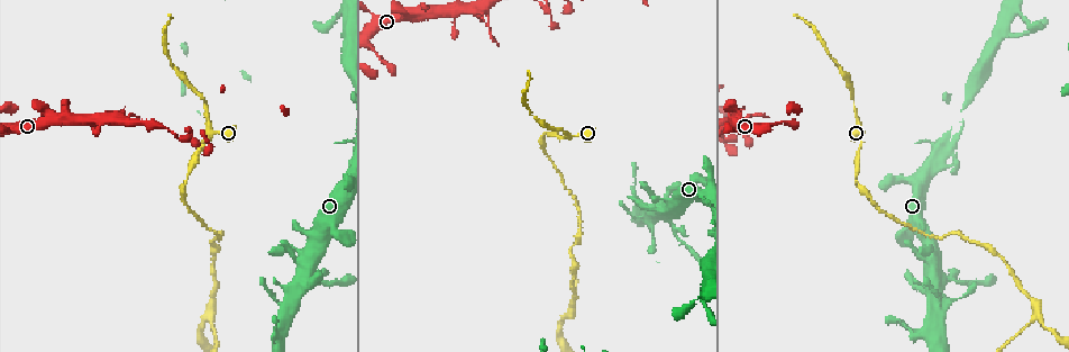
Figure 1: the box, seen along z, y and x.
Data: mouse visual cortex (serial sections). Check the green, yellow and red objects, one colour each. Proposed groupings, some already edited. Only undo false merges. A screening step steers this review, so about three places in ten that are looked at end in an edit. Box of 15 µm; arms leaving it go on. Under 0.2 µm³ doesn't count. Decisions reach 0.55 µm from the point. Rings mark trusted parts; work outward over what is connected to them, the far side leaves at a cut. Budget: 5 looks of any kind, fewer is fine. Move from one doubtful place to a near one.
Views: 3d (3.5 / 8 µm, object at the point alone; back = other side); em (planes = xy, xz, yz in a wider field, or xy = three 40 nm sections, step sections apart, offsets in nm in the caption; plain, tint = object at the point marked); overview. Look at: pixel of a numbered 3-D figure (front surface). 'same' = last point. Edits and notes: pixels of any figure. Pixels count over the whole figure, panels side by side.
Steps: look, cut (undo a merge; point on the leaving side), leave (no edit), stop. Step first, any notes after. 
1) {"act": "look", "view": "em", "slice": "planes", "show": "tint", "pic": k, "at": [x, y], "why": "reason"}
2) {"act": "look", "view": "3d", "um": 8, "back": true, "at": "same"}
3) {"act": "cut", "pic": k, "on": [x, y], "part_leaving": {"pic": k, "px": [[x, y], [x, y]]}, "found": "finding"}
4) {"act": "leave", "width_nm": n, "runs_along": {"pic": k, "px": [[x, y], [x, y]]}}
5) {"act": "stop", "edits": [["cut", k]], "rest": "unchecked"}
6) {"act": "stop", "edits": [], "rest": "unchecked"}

{"act": "look", "view": "3d", "um": 3.5, "pic": 1, "at": [1038, 312]}

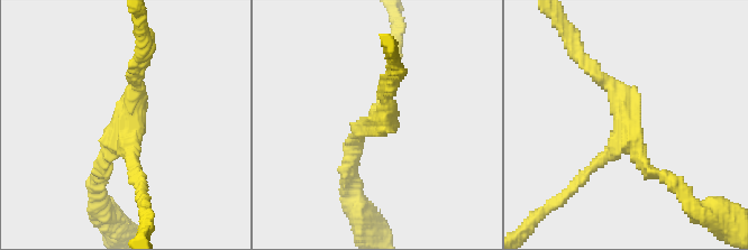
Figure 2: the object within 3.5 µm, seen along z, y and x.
{"act": "look", "view": "em", "slice": "xy", "step": 5, "show": "tint", "pic": 2, "at": [628, 131], "arms": 3, "arm_widths_nm": [150, 200, 200], "why": "now the EM"}

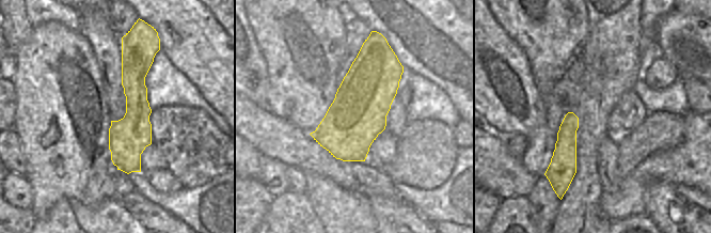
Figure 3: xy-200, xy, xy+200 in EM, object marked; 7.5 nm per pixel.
{"act": "leave", "width_nm": 420, "runs_along": {"pic": 2, "px": [[594, 71], [626, 102], [642, 160], [668, 177]]}, "found": "one cell here"}

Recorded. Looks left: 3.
{"act": "look", "view": "3d", "um": 3.5, "pic": 1, "at": [942, 273], "why": "sharp bend"}

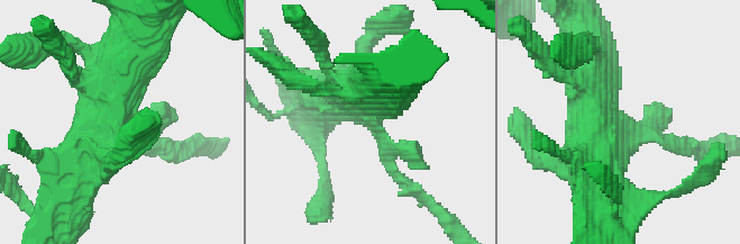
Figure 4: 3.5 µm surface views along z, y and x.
{"act": "look", "view": "em", "slice": "xy", "step": 1, "show": "tint", "pic": 4, "at": [614, 123]}

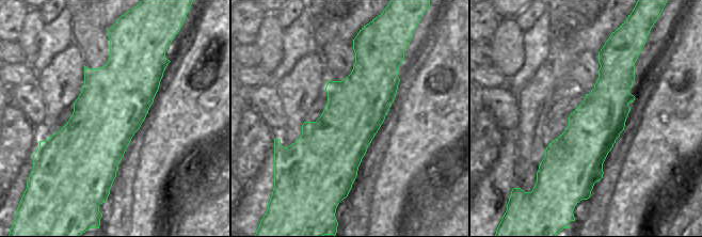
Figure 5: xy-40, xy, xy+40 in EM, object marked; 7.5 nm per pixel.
{"act": "leave", "runs_along": {"pic": 4, "px": [[133, 53], [71, 183]]}, "found": "one cell here"}

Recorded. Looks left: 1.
{"act": "stop", "edits": [], "rest": "unchecked"}

